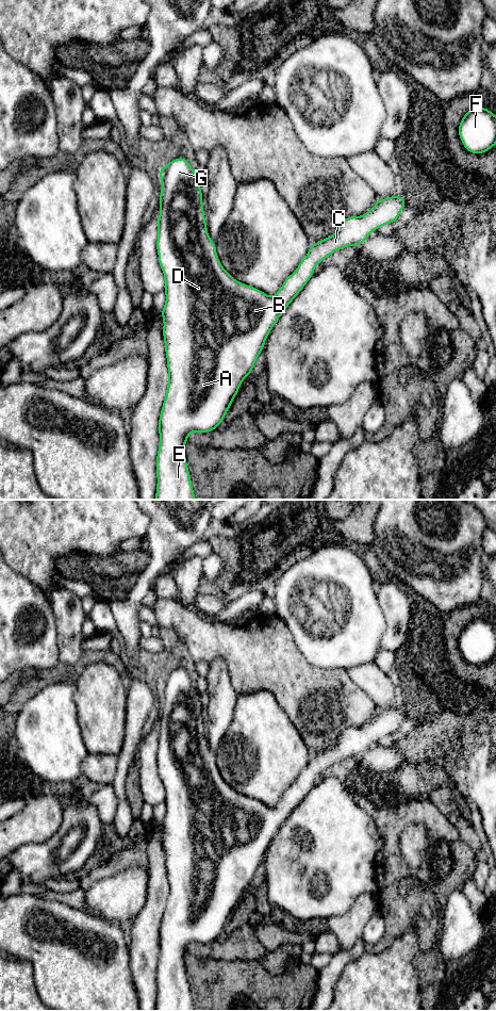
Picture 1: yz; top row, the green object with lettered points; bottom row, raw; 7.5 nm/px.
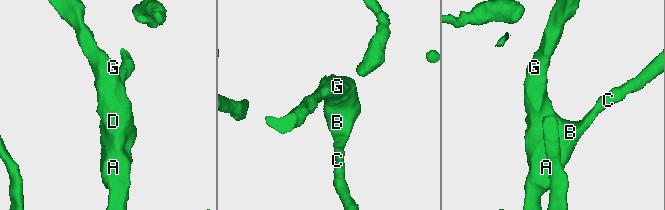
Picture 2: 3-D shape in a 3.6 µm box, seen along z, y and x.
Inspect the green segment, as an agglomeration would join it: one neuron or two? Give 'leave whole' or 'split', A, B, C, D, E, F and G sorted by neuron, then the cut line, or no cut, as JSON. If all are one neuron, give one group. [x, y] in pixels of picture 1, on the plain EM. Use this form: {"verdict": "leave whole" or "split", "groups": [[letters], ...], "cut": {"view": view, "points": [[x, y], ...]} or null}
{"verdict": "leave whole", "groups": [["A", "B", "C", "D", "E", "F", "G"]], "cut": null}

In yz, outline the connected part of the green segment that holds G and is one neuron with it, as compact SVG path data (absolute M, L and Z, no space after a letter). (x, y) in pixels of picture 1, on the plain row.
M177 669L160 681L162 701L158 730L156 763L163 782L166 805L162 821L163 848L168 880L168 898L159 930L159 962L156 966L156 1005L154 1011L195 1011L192 991L185 969L185 953L191 944L211 944L225 931L243 892L252 884L258 868L274 836L314 786L315 778L332 764L347 757L359 759L368 747L385 735L394 735L404 719L404 706L377 711L375 717L361 728L347 729L336 744L312 755L297 781L282 795L275 808L234 790L222 779L216 756L210 750L204 731L203 706L200 692L185 669Z

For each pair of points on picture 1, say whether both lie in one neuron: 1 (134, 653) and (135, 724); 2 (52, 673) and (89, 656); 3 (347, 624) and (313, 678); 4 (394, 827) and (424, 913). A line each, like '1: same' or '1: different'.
1: same
2: same
3: different
4: different

